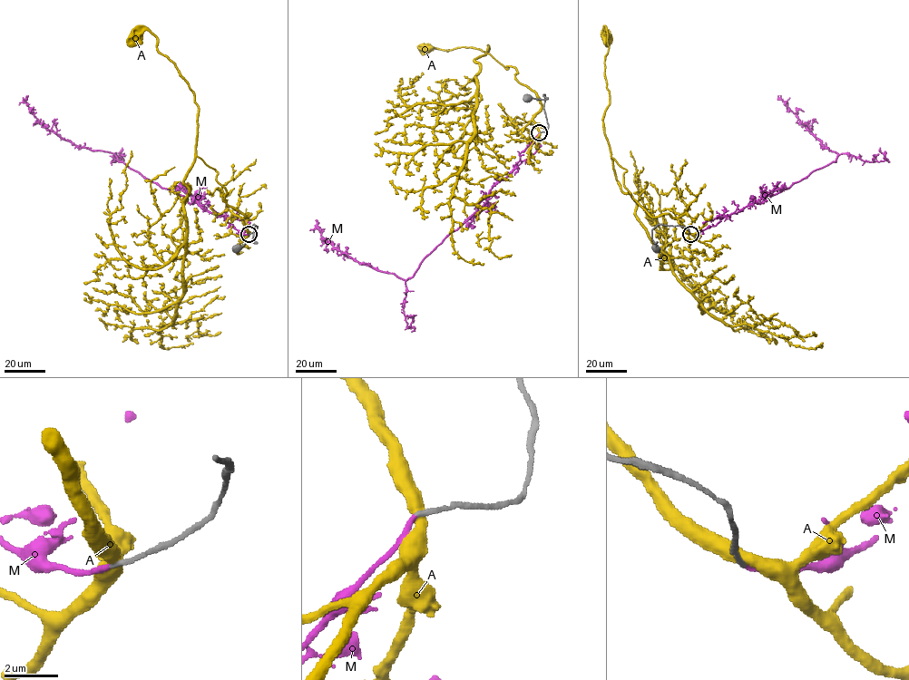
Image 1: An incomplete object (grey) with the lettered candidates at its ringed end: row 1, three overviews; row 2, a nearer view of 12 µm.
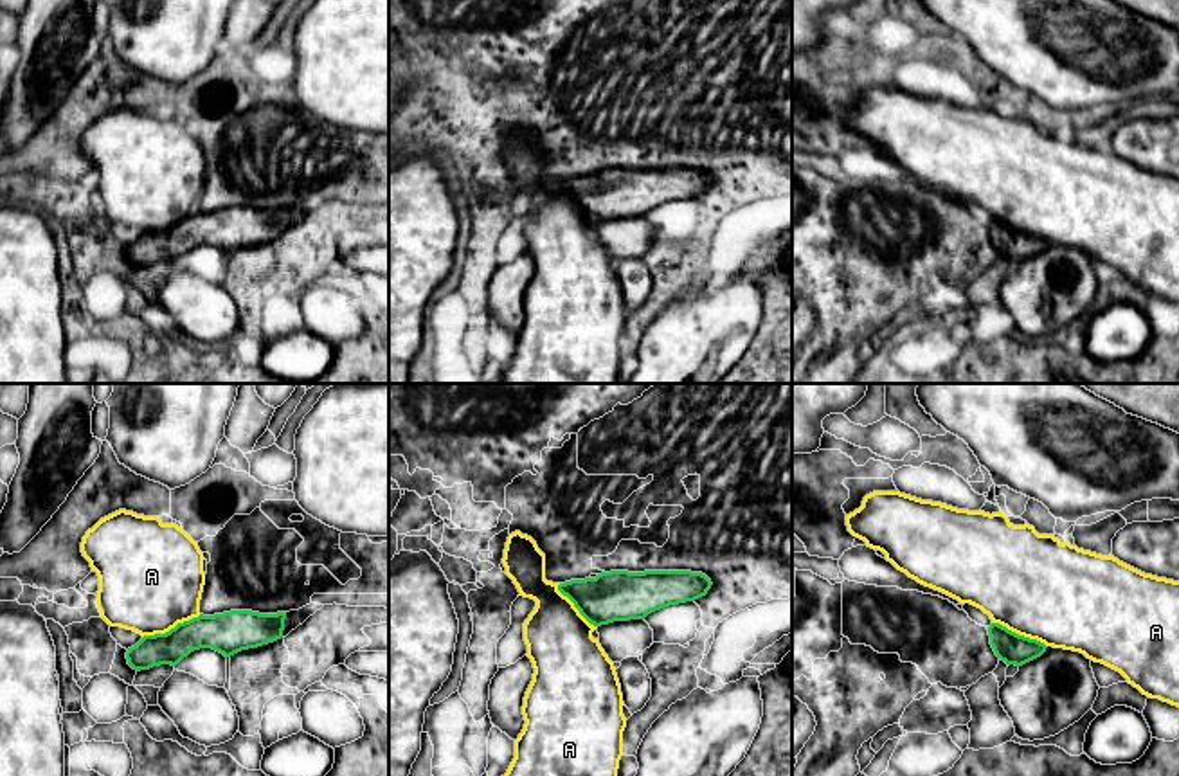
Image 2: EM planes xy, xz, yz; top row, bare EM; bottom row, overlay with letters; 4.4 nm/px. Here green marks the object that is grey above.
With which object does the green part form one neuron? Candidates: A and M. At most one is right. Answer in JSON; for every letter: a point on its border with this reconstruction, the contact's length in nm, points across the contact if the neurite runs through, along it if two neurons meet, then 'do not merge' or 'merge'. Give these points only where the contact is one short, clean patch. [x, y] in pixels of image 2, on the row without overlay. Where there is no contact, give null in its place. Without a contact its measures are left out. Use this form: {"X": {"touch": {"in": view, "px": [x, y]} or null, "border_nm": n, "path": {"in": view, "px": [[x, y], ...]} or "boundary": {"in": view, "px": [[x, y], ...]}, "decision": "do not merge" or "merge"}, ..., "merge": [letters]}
{"A": {"touch": {"in": "xy", "px": [171, 225]}, "border_nm": 280, "boundary": {"in": "xy", "px": [[200, 211], [179, 218], [164, 229], [143, 234]]}, "decision": "do not merge"}, "M": {"touch": null, "decision": "merge"}, "merge": ["M"]}

